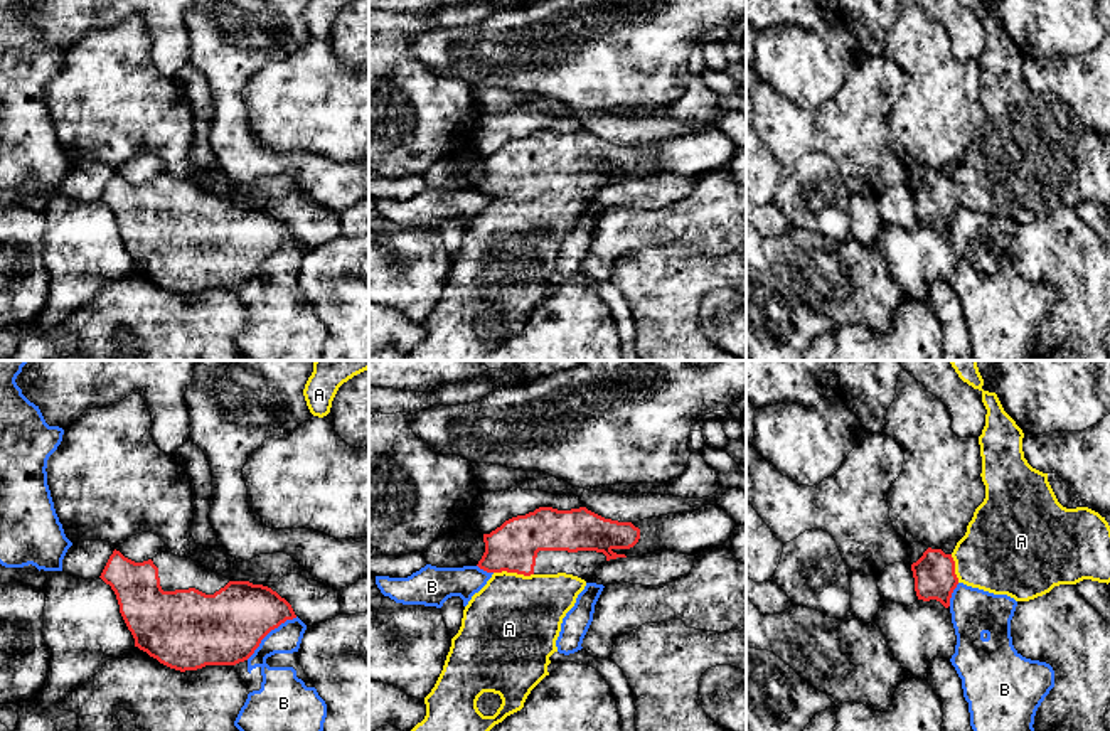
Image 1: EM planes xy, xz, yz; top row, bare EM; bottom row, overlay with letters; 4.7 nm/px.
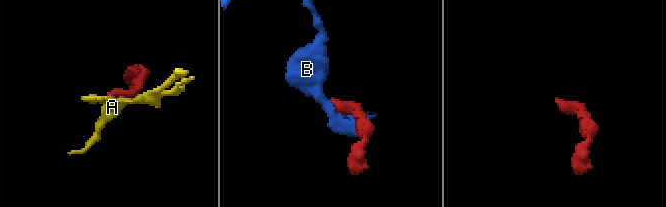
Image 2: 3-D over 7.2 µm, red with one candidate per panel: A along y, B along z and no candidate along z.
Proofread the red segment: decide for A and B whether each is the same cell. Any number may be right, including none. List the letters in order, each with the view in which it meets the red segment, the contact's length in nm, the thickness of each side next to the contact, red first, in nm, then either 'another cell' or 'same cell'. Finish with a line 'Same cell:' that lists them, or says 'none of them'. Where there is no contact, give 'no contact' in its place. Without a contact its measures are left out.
A: xz | 190 nm | 240/440 nm | same cell
B: xy | 320 nm | 360/140 nm | another cell
Same cell: A

